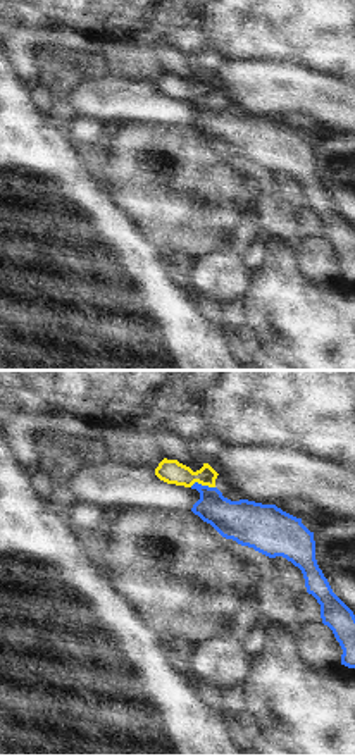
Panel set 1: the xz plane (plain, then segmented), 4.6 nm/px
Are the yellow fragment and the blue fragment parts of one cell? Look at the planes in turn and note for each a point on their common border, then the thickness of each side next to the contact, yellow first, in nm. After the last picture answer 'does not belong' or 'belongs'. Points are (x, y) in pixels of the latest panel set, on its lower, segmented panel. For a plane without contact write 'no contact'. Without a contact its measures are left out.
(202, 484) | 110/190 nm

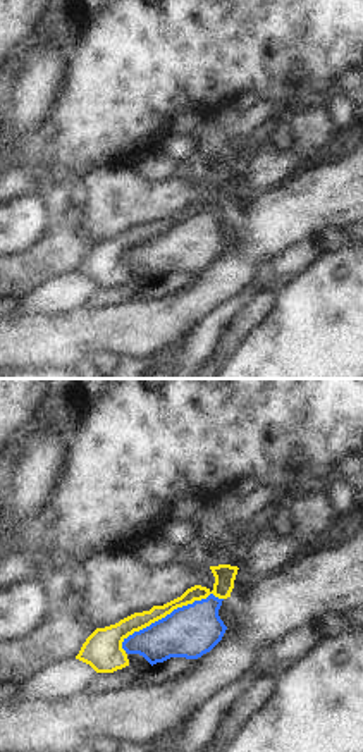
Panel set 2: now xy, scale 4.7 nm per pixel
(169, 613) | 90/240 nm

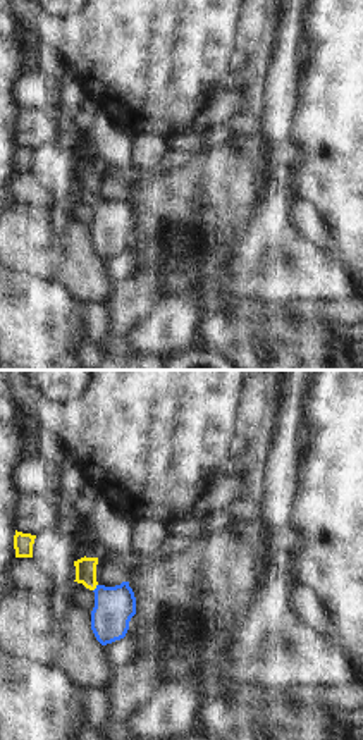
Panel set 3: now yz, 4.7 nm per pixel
(95, 587) | 100/190 nm

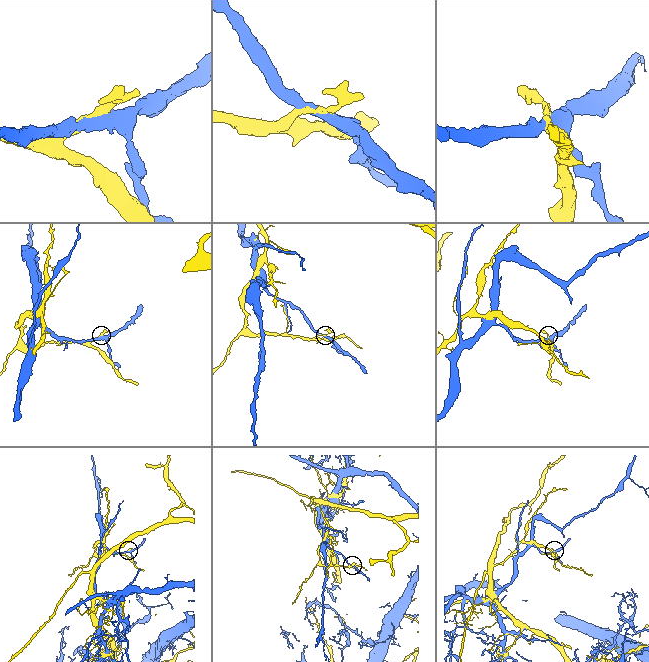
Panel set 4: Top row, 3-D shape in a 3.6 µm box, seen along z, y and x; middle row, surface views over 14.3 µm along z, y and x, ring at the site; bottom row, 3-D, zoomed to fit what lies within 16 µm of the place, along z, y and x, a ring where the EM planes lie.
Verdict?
does not belong

